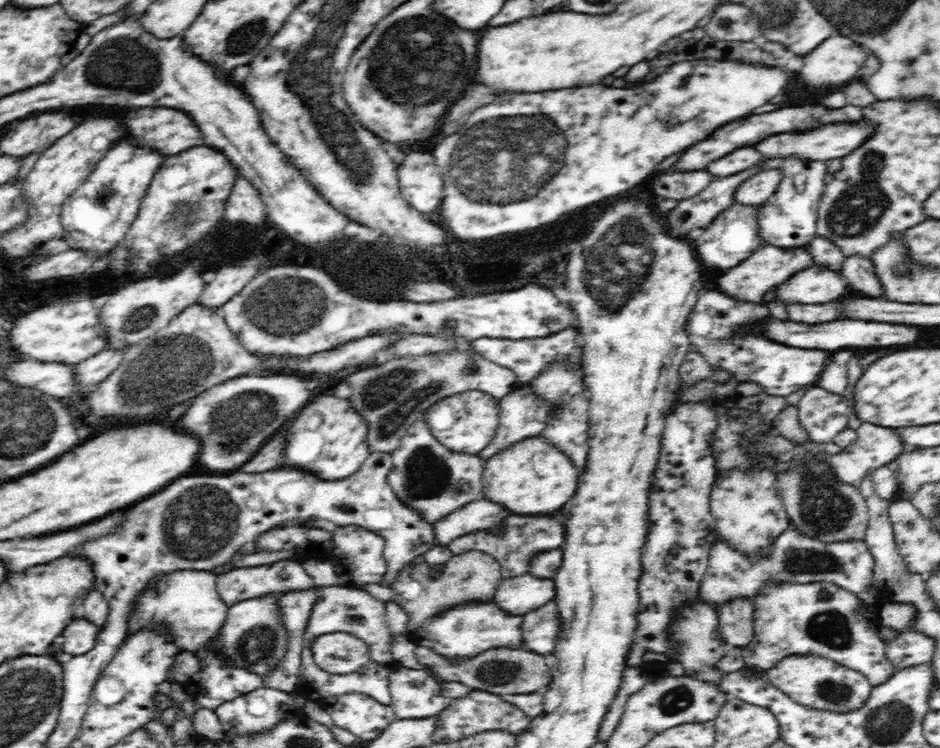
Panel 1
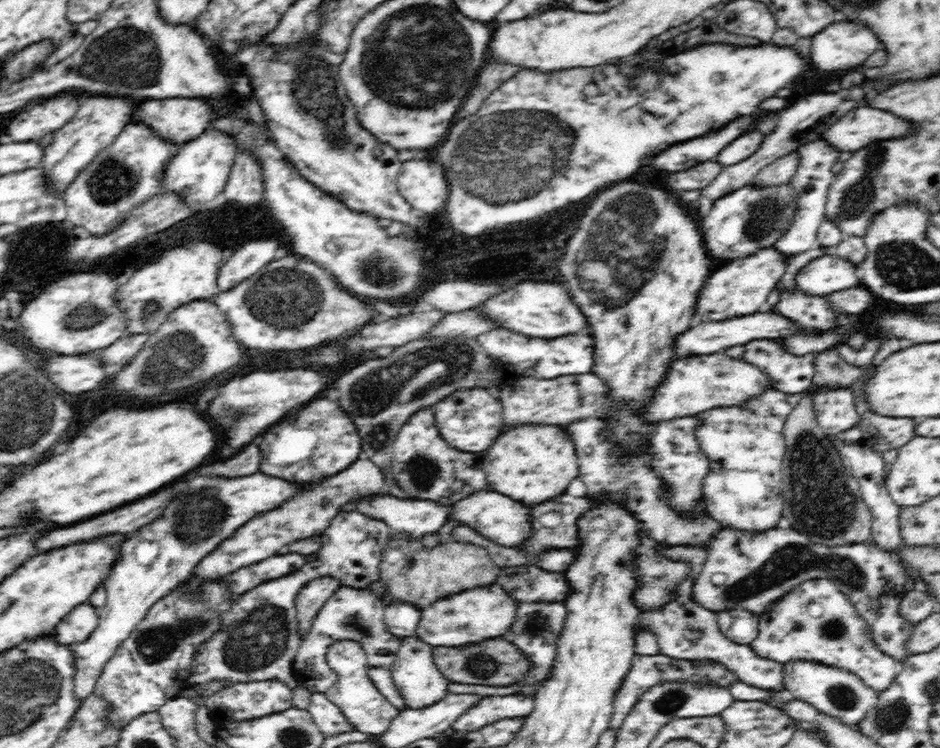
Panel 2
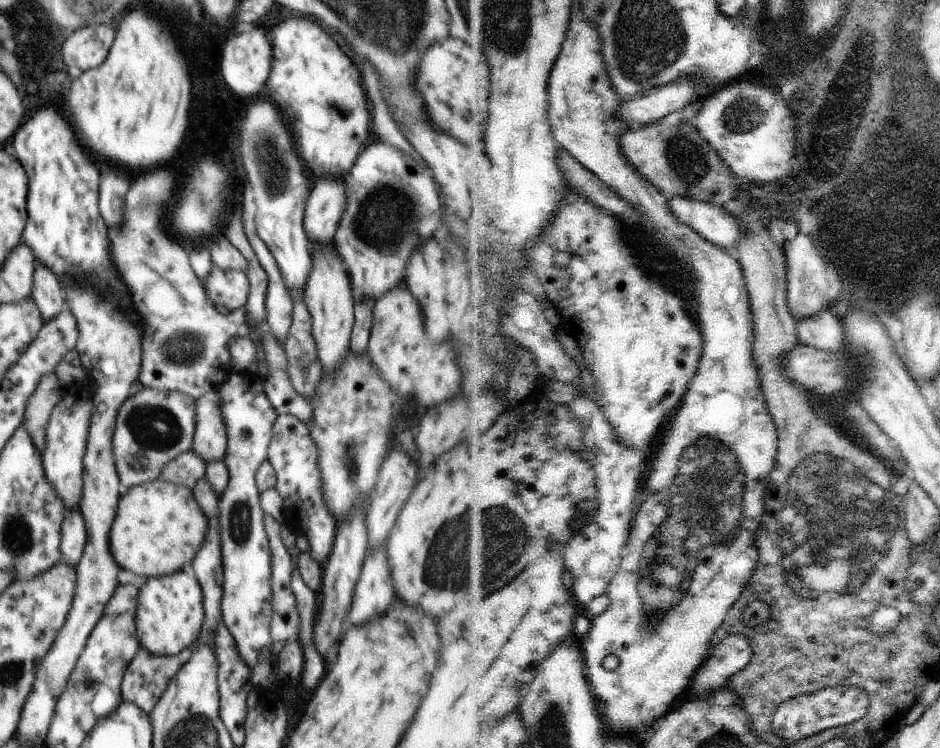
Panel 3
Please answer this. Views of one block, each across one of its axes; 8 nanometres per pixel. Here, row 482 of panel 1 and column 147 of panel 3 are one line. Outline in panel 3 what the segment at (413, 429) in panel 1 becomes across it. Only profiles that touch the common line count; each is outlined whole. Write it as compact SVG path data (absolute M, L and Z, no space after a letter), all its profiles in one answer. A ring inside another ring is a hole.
M145 387L120 404L112 436L112 454L123 489L156 481L174 458L192 449L196 430L194 404L195 400L184 394Z

